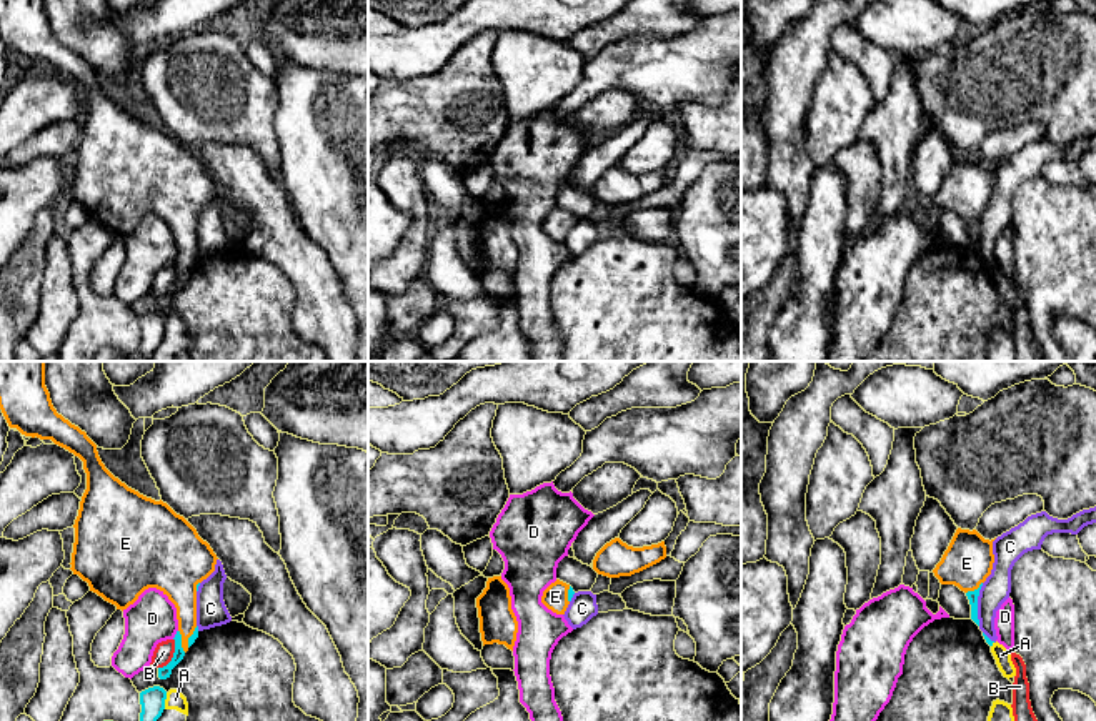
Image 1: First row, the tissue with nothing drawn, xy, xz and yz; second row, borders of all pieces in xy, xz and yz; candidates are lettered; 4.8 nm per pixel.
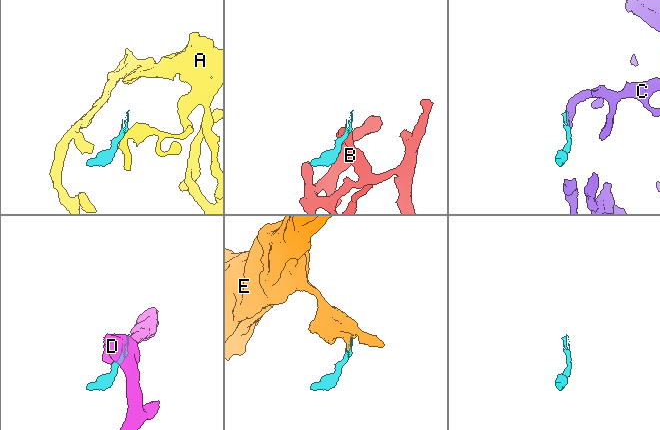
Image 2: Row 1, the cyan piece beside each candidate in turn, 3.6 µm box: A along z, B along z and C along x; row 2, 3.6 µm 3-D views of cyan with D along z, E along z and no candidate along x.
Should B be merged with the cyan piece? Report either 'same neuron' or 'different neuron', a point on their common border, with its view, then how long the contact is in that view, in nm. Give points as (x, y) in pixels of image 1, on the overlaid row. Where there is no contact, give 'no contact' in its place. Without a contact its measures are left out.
different neuron | xy (174, 655) | 170 nm

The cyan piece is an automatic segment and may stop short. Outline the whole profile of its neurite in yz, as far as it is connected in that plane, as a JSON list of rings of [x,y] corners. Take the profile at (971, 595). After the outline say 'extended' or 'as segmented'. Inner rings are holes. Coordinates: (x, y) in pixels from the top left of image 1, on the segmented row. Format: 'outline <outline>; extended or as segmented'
outline [[[958,528],[941,561],[933,569],[941,584],[954,584],[966,593],[971,604],[971,619],[979,626],[978,596],[991,574],[994,554],[993,541],[976,530]]]; extended

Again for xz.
outline [[[556,579],[541,596],[541,603],[556,614],[565,614],[575,591],[570,584]]]; extended

